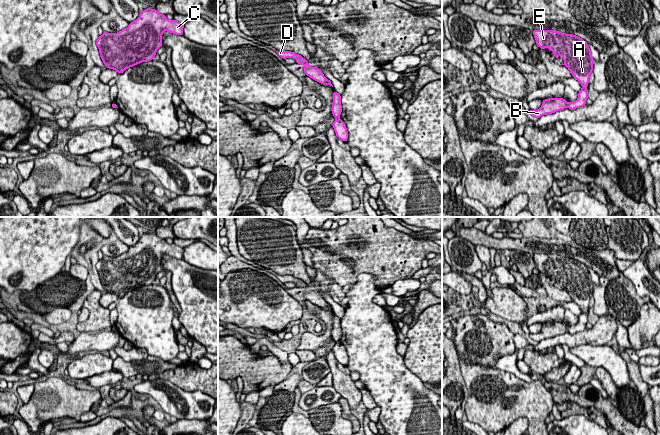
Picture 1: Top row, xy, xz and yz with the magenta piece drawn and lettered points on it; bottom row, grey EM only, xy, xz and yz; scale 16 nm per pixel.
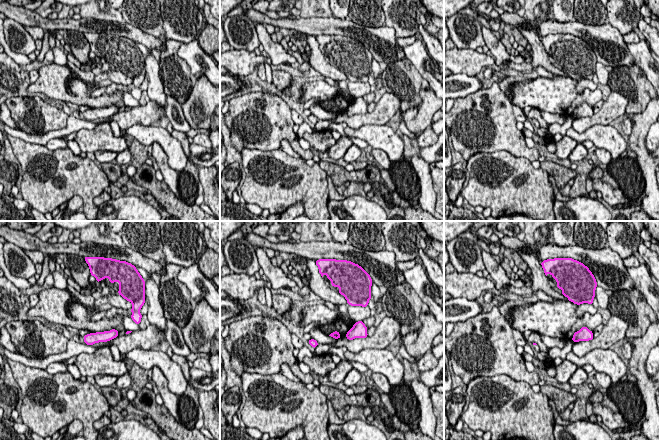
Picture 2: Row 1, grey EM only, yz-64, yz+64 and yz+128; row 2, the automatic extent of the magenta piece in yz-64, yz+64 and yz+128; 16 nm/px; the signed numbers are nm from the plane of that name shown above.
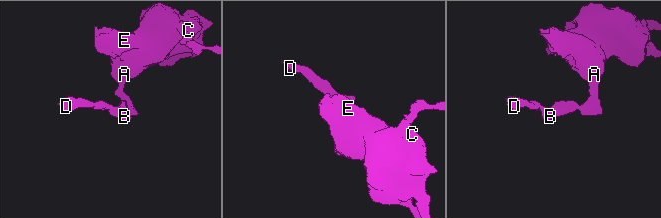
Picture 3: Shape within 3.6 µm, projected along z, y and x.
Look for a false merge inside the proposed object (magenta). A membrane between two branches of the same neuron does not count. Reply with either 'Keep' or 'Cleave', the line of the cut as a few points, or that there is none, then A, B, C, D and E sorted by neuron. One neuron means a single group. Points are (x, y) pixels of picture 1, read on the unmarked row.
Cleave. Split along yz (568, 327), (566, 330). Groups: A C E / B D

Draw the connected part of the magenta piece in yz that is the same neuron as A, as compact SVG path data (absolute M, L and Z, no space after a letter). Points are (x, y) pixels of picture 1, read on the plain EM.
M534 254L532 255L536 268L542 274L546 271L554 276L554 281L561 279L564 283L562 289L566 290L573 302L579 305L582 313L578 317L576 325L568 327L568 332L574 334L584 331L588 323L588 314L590 299L593 295L594 284L588 267L582 262L553 254Z

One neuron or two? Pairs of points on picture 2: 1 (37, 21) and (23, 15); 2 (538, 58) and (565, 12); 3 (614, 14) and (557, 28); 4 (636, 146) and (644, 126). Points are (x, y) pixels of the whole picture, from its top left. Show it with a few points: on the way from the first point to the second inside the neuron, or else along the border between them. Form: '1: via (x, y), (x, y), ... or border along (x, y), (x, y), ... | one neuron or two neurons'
1: via (34, 20), (26, 17) | one neuron
2: border along (553, 17), (558, 21), (571, 21) | two neurons
3: border along (607, 20), (623, 35) | two neurons
4: via (637, 141), (639, 131) | one neuron

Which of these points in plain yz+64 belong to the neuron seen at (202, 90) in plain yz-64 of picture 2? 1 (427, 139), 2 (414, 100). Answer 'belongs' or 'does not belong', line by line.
1: does not belong
2: does not belong

